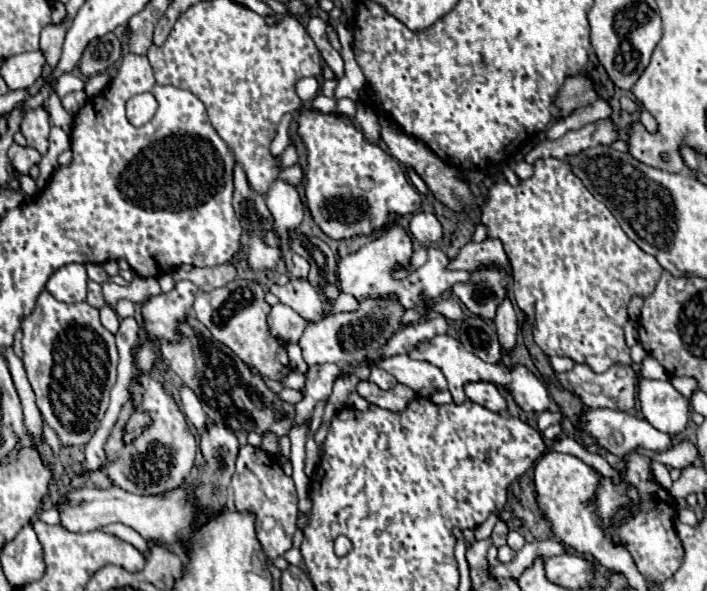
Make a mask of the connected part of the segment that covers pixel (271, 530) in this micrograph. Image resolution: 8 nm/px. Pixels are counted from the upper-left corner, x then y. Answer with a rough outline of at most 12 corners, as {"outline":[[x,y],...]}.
{"outline":[[244,444],[232,476],[234,508],[256,514],[274,560],[292,548],[294,480]]}

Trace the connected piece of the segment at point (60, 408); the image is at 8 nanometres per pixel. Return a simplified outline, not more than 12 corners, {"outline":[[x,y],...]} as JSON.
{"outline":[[46,290],[22,360],[62,446],[88,444],[118,352],[90,304]]}

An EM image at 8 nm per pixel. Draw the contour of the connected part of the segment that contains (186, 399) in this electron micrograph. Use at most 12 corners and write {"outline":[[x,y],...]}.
{"outline":[[186,386],[180,388],[184,414],[200,430],[206,414],[200,400]]}

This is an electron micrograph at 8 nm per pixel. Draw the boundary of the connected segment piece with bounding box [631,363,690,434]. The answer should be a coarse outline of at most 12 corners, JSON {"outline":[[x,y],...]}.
{"outline":[[641,365],[638,395],[644,418],[666,434],[680,434],[688,400],[668,380],[648,380]]}

